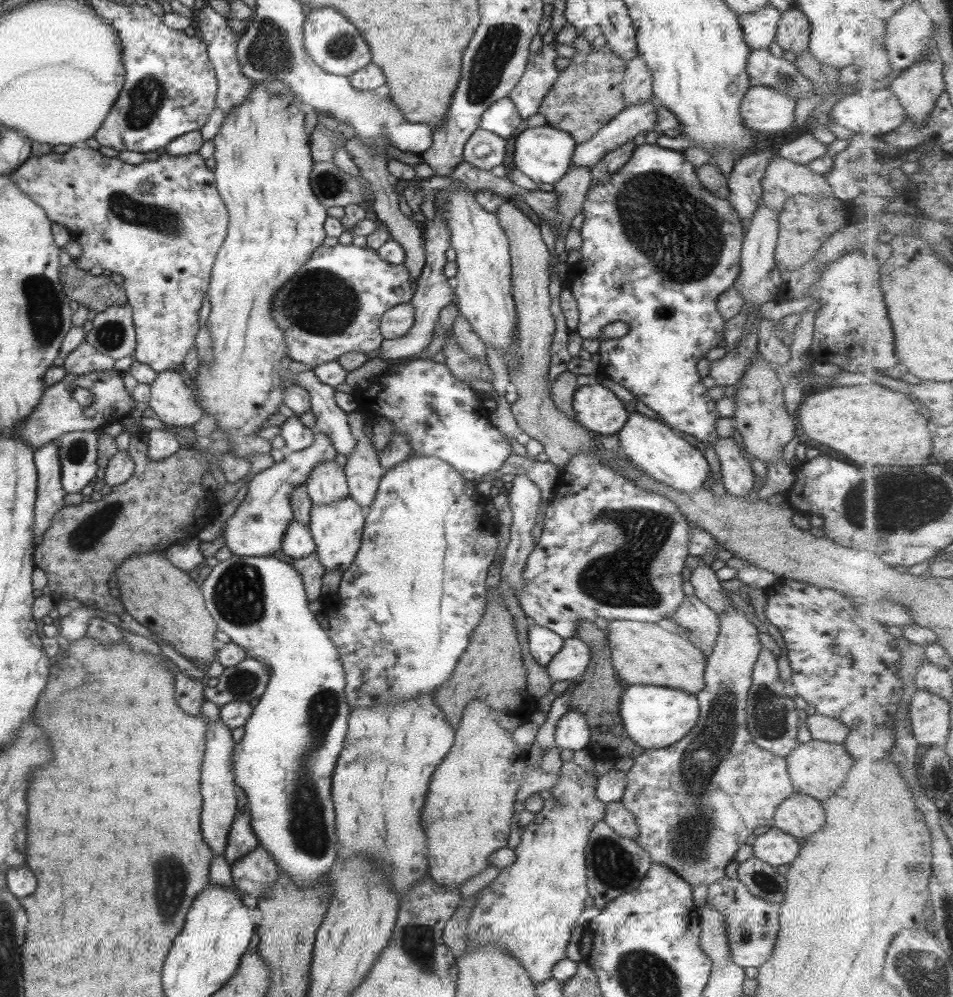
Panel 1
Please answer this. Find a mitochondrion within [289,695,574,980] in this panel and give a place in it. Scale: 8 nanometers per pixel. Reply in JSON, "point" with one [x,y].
{"point":[418,941]}

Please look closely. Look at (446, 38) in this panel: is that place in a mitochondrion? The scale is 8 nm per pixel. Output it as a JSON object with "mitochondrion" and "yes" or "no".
{"mitochondrion":"no"}

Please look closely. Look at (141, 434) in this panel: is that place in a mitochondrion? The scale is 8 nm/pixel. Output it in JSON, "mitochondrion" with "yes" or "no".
{"mitochondrion":"no"}

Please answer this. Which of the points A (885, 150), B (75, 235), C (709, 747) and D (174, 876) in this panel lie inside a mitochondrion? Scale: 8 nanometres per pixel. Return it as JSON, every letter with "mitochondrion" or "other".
{"A":"mitochondrion","B":"other","C":"mitochondrion","D":"mitochondrion"}

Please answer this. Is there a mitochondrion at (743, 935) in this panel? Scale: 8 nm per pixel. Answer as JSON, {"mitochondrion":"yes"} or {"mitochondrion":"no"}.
{"mitochondrion":"yes"}

